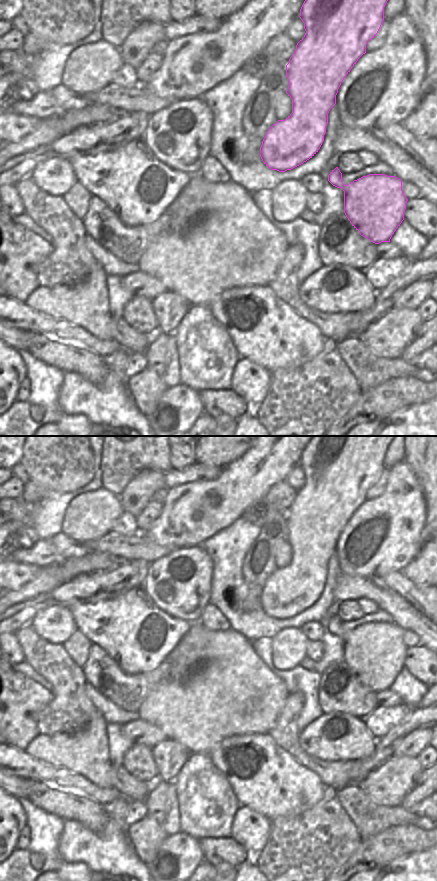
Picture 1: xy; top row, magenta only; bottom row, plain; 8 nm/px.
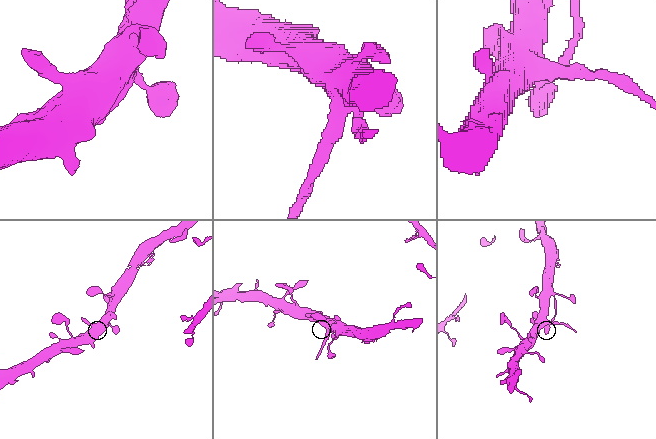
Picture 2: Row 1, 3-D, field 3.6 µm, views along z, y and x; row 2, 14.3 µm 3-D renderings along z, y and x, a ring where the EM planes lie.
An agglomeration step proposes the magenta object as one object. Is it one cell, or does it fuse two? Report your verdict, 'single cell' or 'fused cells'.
single cell

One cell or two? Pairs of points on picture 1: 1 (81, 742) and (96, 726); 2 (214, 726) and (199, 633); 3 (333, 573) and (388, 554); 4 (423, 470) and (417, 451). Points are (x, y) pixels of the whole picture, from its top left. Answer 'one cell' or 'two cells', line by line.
1: one cell
2: one cell
3: two cells
4: one cell

